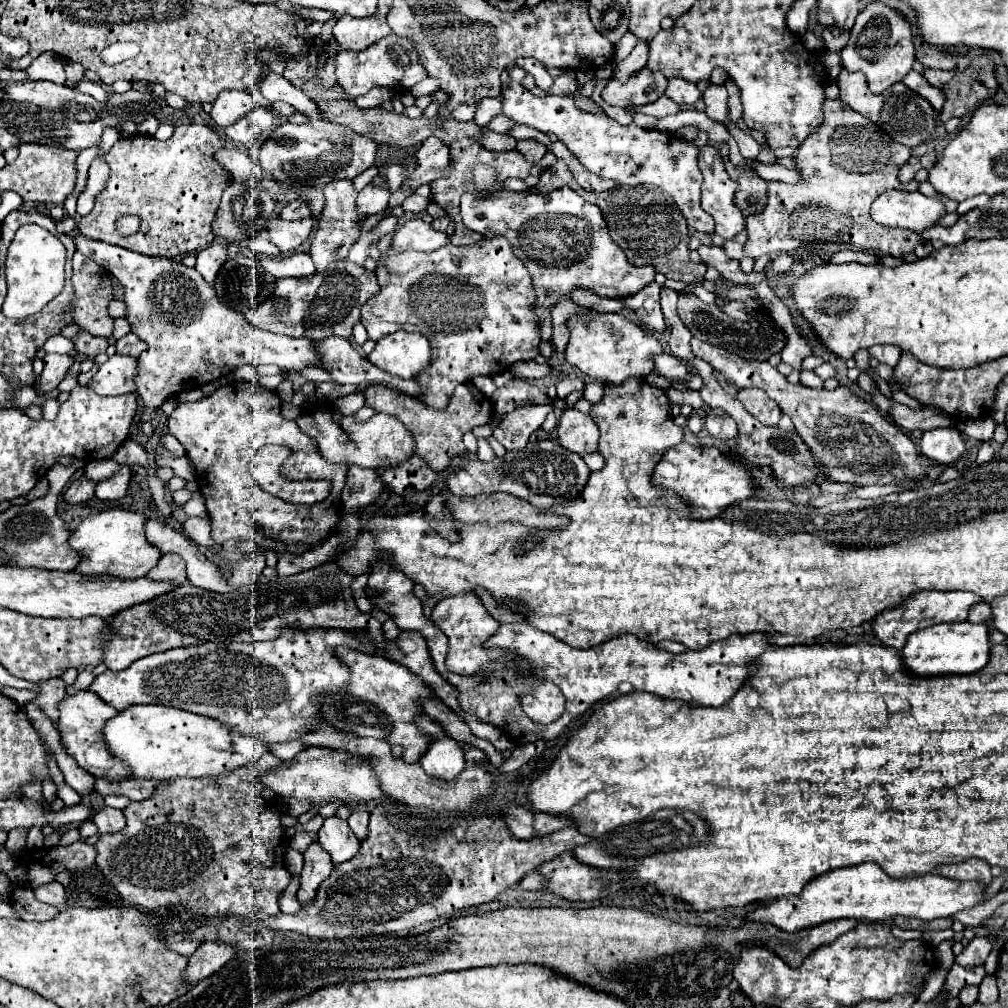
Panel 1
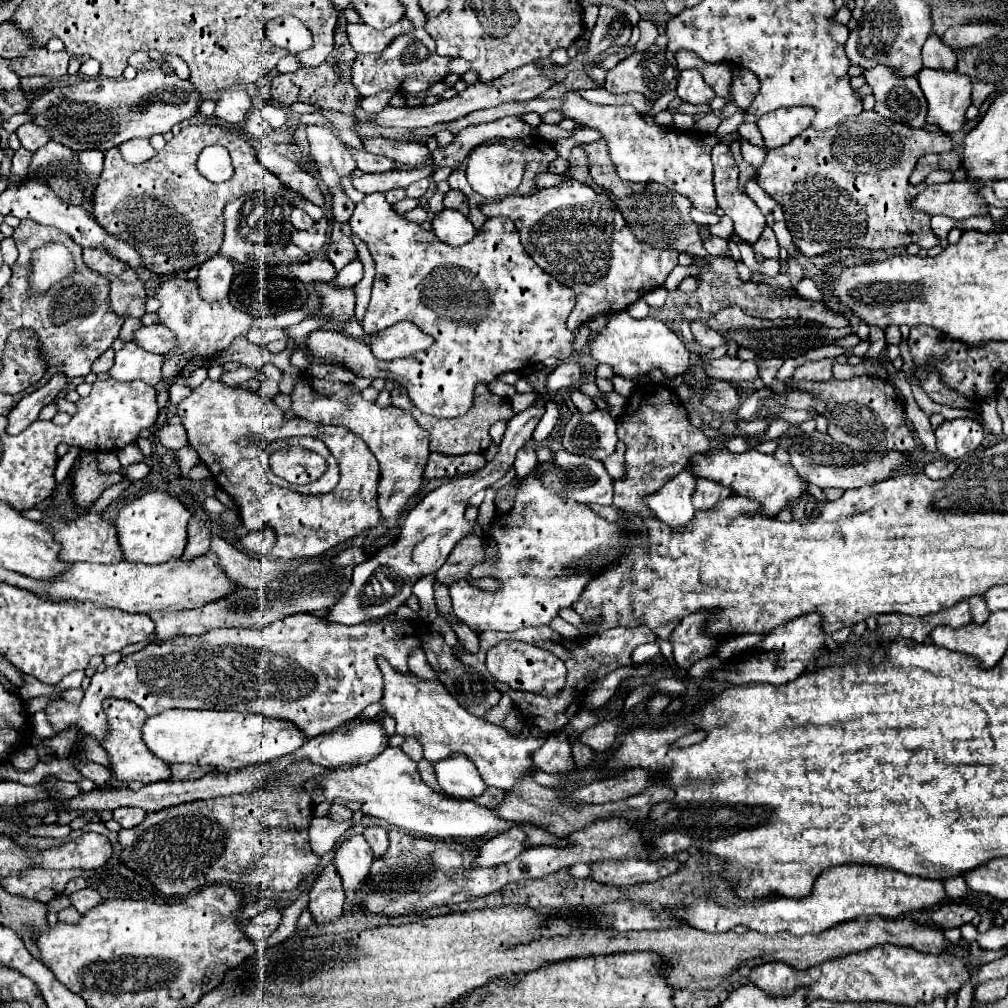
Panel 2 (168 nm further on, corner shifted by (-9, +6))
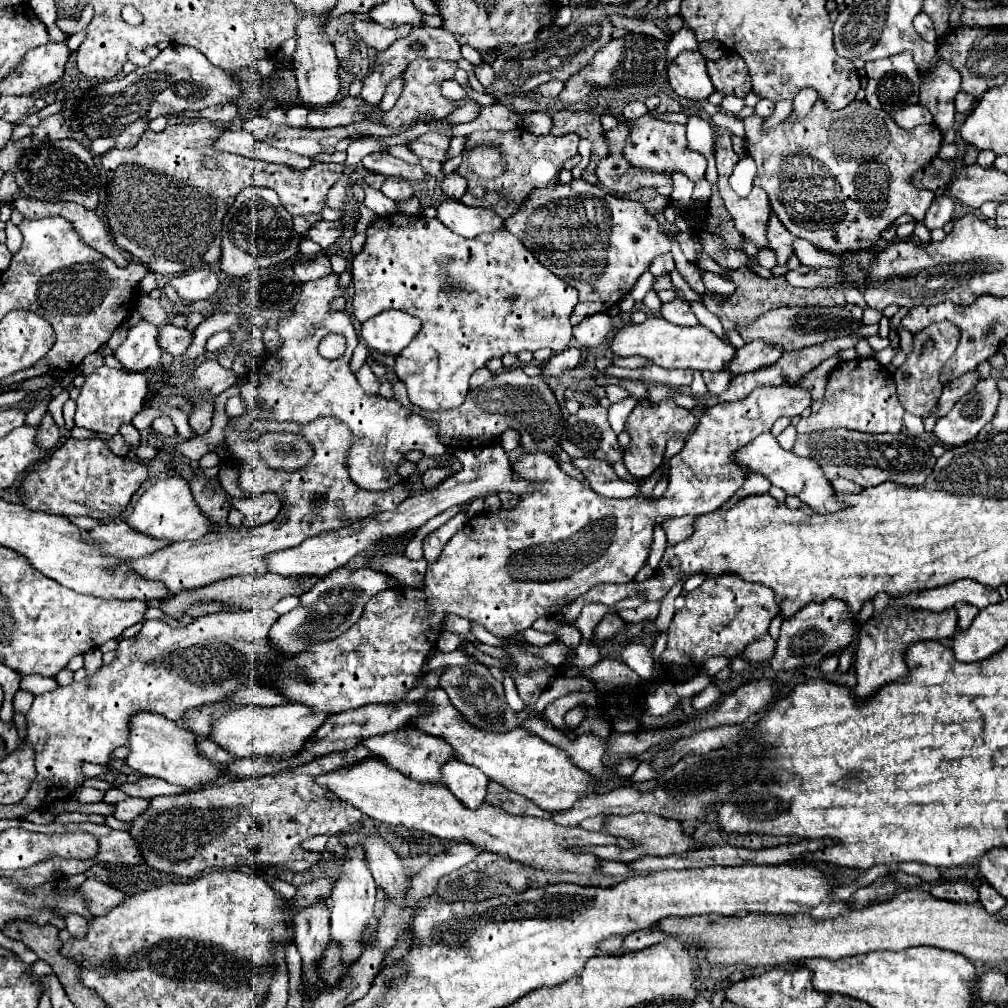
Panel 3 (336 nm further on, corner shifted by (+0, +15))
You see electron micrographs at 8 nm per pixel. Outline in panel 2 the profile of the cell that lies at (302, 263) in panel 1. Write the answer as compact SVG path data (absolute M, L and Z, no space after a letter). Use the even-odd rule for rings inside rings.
M313 255L303 263L291 263L289 271L301 281L333 281L337 275L335 267L323 255Z

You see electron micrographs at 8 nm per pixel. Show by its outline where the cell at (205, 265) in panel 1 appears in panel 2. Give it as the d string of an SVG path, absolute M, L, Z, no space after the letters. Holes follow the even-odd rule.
M213 255L199 267L199 293L207 297L207 301L219 301L227 297L233 279L233 265L227 257Z

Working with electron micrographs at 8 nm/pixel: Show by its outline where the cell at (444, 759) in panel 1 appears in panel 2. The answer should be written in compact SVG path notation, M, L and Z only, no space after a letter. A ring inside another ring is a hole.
M455 753L443 761L437 761L435 775L441 789L459 799L475 799L487 789L475 765L471 765L469 757L463 753Z

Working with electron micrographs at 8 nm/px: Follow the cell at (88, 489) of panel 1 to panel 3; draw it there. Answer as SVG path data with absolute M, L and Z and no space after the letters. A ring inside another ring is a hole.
M116 434L116 436L108 438L106 442L108 442L110 450L112 450L114 454L118 454L118 456L128 456L128 454L130 454L130 450L132 450L132 448L126 444L126 440L124 440L120 434Z

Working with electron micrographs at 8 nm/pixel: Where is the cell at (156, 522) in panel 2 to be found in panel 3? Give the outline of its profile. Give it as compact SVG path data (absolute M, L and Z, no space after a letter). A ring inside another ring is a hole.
M182 476L164 478L164 480L158 480L154 486L150 486L140 496L140 500L134 506L134 512L130 514L130 518L126 522L138 532L144 532L154 538L166 538L172 542L198 540L198 538L206 536L208 532L212 532L210 520L206 518L206 514L202 514L200 506L196 504L196 500L192 496L190 484Z

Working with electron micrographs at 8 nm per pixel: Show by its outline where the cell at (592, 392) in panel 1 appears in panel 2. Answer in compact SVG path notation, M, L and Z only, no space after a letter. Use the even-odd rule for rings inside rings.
M617 375L611 379L611 383L613 383L613 391L619 393L621 397L629 397L635 391L635 387L637 387L633 381L627 381L627 379L617 377Z

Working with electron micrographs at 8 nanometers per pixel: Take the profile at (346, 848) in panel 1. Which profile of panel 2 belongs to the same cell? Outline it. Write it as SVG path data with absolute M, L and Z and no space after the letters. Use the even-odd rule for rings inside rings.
M351 835L337 847L333 863L343 879L347 901L357 903L355 891L363 885L365 877L369 875L371 861L373 861L373 851L363 835Z

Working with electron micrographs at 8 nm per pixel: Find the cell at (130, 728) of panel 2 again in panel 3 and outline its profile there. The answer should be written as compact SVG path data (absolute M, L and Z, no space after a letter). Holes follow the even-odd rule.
M150 712L136 714L130 722L128 744L130 744L130 754L126 758L126 764L144 776L162 778L170 784L184 786L186 790L208 788L212 784L218 784L222 778L228 778L222 766L214 764L212 760L208 760L198 752L198 742L194 734L178 726L176 722L166 720L164 716Z

